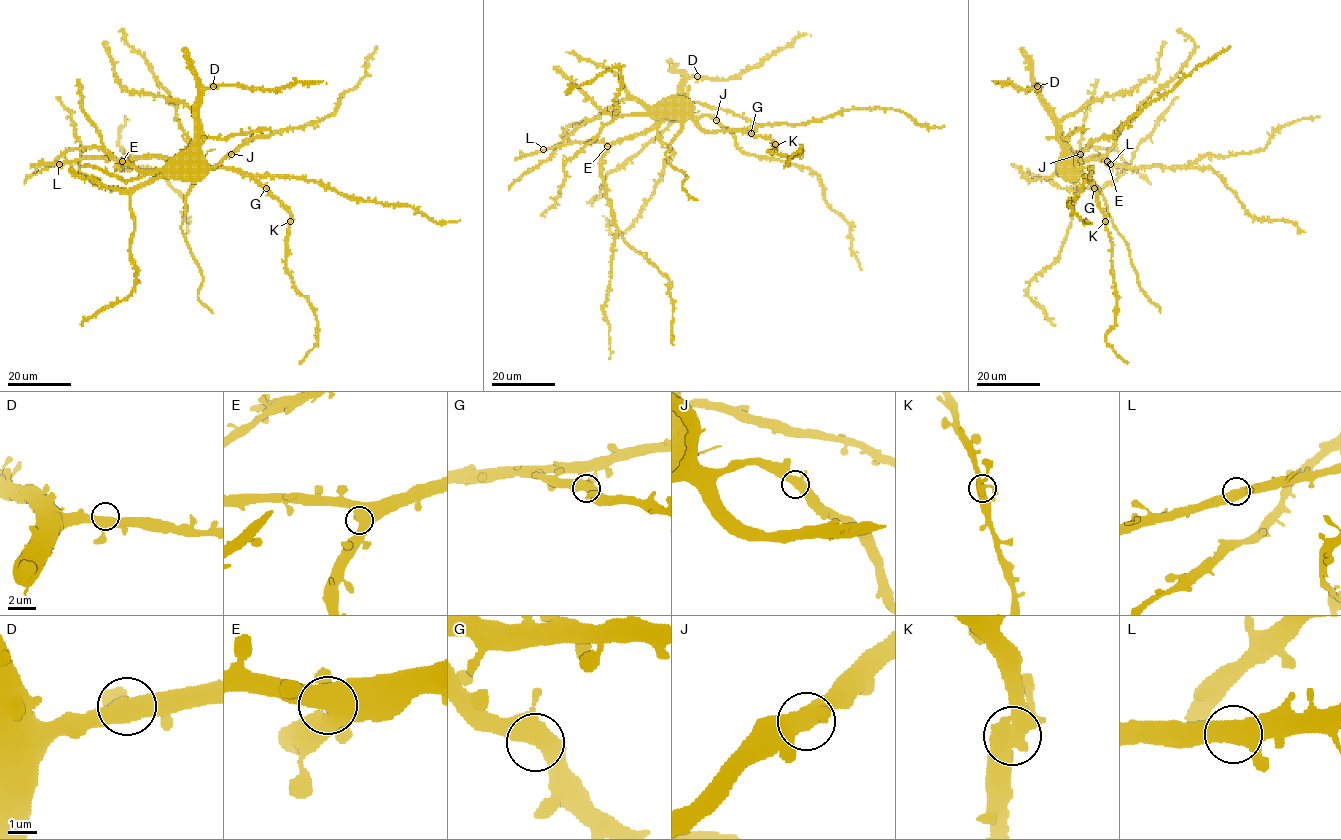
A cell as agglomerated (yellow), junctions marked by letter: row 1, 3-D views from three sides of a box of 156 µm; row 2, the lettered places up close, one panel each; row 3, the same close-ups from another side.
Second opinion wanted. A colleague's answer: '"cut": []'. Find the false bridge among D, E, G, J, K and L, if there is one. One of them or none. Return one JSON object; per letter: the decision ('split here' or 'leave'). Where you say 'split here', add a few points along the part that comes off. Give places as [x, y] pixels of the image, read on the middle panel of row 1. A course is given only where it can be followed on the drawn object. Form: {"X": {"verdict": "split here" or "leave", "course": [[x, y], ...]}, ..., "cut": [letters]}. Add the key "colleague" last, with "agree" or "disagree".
{"D": {"verdict": "leave"}, "E": {"verdict": "leave"}, "G": {"verdict": "leave"}, "J": {"verdict": "leave"}, "K": {"verdict": "leave"}, "L": {"verdict": "leave"}, "cut": [], "colleague": "agree"}

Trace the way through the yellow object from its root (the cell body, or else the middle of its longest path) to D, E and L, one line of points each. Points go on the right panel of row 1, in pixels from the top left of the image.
D: (1080, 165), (1079, 156), (1061, 134), (1060, 121), (1037, 86)
E: (1080, 165), (1088, 158), (1107, 161)
L: (1080, 165), (1094, 158), (1103, 158), (1110, 164)

